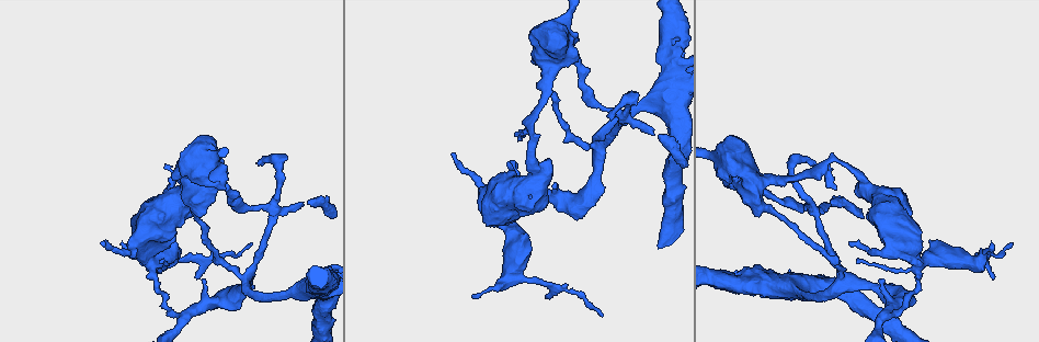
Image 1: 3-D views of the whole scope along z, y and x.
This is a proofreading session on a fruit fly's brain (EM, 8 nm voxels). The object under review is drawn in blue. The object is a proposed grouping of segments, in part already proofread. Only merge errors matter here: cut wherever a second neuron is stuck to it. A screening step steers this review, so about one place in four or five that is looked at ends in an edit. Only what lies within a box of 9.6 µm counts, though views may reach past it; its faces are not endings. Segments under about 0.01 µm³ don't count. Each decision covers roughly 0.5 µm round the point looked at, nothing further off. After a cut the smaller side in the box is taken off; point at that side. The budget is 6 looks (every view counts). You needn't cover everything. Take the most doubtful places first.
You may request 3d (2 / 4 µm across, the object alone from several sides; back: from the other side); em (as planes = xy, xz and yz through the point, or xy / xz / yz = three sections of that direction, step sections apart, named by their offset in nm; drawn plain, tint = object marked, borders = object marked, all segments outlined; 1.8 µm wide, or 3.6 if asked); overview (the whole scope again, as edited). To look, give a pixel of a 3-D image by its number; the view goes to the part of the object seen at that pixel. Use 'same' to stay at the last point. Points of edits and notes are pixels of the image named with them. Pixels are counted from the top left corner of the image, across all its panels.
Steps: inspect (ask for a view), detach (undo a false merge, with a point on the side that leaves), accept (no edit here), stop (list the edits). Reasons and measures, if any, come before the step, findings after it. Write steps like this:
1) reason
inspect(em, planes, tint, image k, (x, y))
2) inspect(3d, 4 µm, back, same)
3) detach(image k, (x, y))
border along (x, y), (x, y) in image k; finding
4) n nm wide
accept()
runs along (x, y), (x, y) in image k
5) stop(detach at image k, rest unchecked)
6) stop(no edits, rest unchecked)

abrupt turn
inspect(3d, 4 µm, back, image 1, (598, 164))

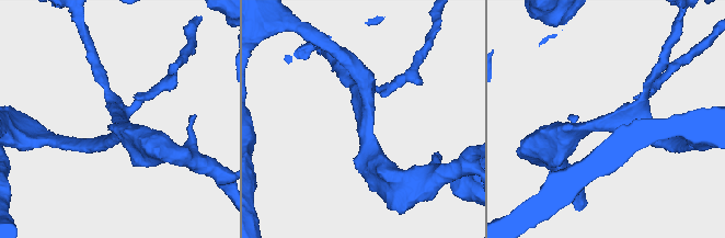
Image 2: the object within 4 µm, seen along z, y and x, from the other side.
4 arms
inspect(em, planes, tint, image 2, (366, 121))

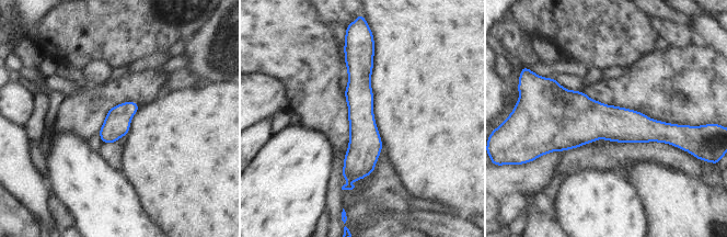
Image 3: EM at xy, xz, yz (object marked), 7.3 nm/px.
190 nm wide
accept()
runs along (357, 56), (360, 159), (347, 185) in image 3; one neuron here

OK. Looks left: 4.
arms part here
inspect(3d, 4 µm, image 1, (183, 314))

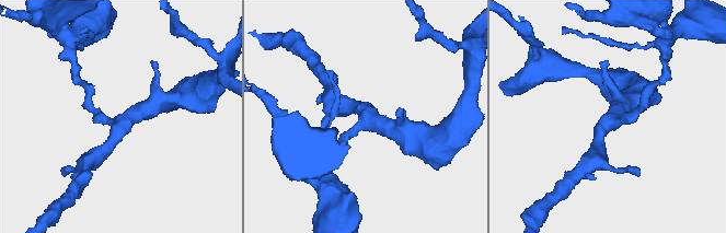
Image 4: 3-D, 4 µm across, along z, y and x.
3 arms
inspect(em, planes, tint, image 4, (122, 123))

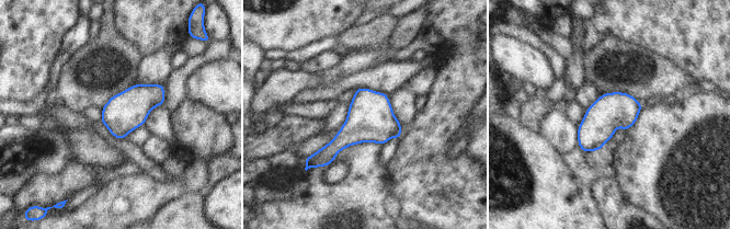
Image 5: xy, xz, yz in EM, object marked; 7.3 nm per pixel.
accept()
all the same neuron

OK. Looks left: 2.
sharp bend
inspect(em, 3.6 µm, xy, step 4, tint, image 1, (664, 104))

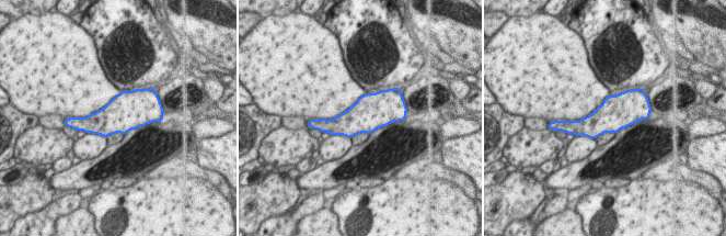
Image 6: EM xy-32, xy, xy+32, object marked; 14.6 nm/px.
accept()
one neuron here

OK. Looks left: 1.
stop(no edits, rest unchecked)

